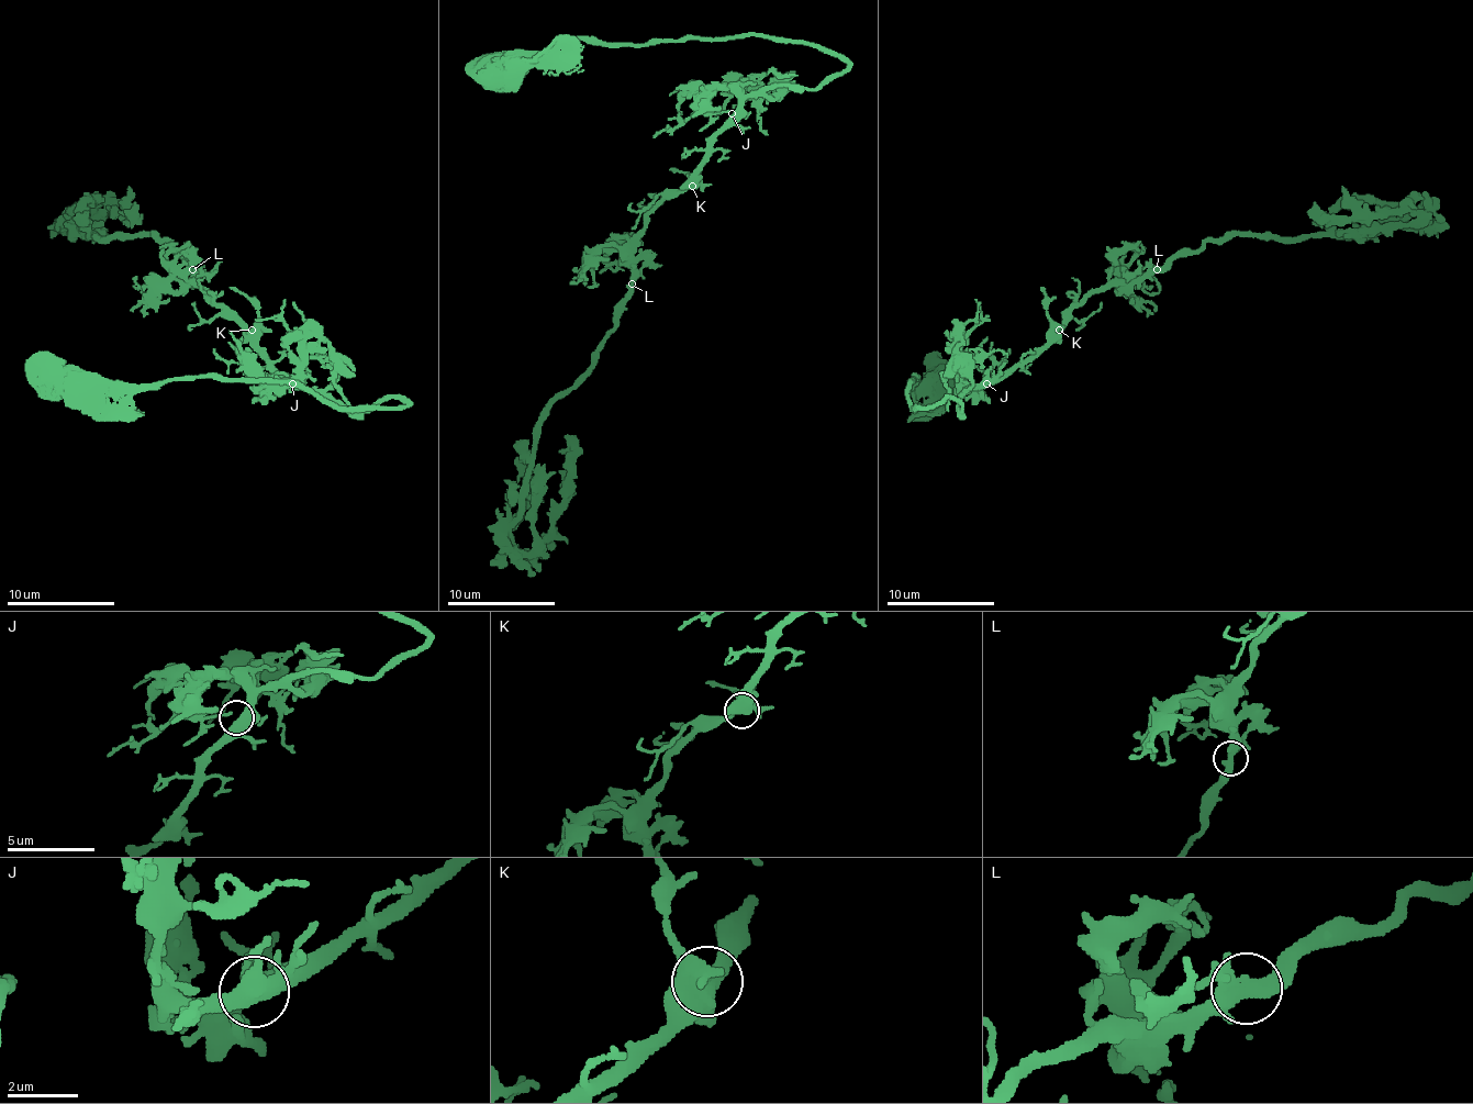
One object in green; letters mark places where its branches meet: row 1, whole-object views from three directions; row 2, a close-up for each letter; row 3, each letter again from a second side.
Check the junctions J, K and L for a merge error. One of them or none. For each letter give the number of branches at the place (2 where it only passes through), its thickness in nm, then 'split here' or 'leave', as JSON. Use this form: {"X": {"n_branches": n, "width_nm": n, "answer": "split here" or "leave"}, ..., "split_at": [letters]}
{"J": {"n_branches": 5, "width_nm": 440, "answer": "leave"}, "K": {"n_branches": 6, "width_nm": 600, "answer": "leave"}, "L": {"n_branches": 4, "width_nm": 360, "answer": "leave"}, "split_at": []}

